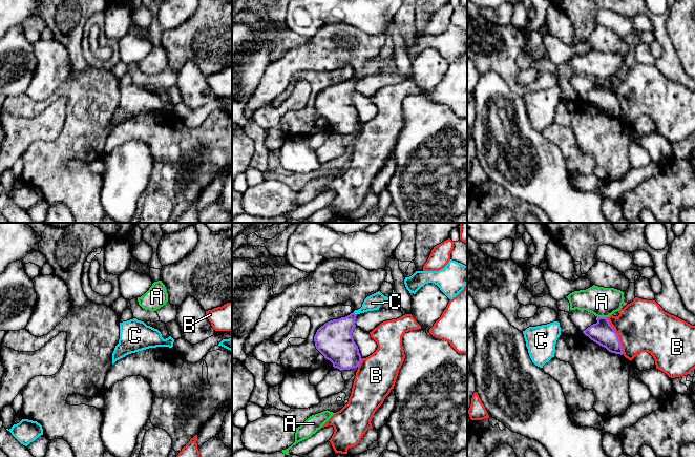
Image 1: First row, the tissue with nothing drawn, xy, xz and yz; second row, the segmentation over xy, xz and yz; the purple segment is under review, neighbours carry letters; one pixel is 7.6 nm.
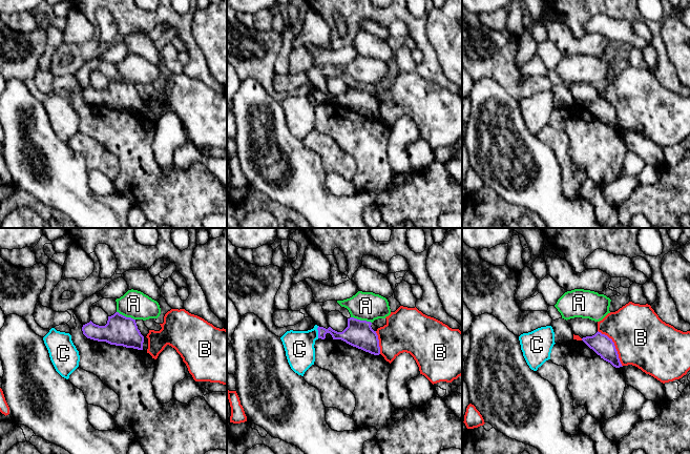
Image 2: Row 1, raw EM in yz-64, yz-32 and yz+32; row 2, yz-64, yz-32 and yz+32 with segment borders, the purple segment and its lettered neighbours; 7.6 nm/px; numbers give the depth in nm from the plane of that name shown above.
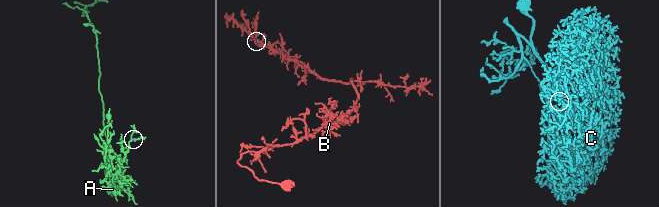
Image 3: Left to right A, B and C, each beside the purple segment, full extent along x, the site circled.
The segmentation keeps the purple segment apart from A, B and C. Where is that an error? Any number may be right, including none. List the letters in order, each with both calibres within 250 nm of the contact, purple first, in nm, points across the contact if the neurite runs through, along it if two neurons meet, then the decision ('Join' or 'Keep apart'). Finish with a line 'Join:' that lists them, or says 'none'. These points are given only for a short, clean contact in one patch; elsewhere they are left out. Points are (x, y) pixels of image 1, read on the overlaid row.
A: Thickness 180 nm (purple) against 220 nm. Boundary: yz (597, 316), (606, 317). Keep apart
B: Thickness 180 nm (purple) against 400 nm. Keep apart
C: Thickness 280 nm (purple) against 120 nm. Path across: xz (334, 338), (354, 313), (372, 303). Join
Join: C

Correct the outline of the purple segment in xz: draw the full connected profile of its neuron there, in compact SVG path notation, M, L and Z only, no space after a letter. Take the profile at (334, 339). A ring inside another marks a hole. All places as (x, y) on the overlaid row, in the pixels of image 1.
M378 291L367 296L360 309L345 317L325 323L314 336L316 349L340 371L359 367L362 358L352 335L356 327L356 316L379 310L381 304L386 300L388 297Z

